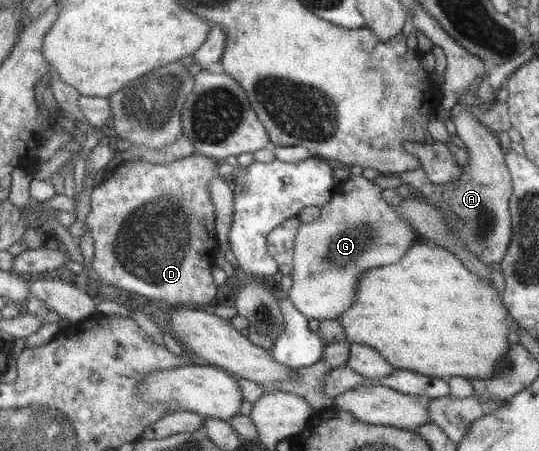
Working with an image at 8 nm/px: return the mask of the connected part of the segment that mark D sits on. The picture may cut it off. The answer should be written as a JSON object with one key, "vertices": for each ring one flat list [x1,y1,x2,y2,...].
{"vertices":[[193,154,185,156,181,159,169,162,167,164,149,163,143,160,135,162,127,162,123,166,117,166,113,170,103,170,101,184,91,190,89,213,85,217,83,225,92,237,93,257,91,263,87,265,87,272,95,280,103,279,107,283,111,283,119,289,125,289,132,295,137,294,141,297,149,299,162,299,166,304,181,307,183,305,205,305,213,302,217,285,211,278,211,265,214,263,216,250,218,249,218,241,216,240,216,231,214,228,214,211,213,203,211,202,209,192,207,192,207,185,209,180,213,178,216,173,218,162,214,158,205,157,203,155]]}

